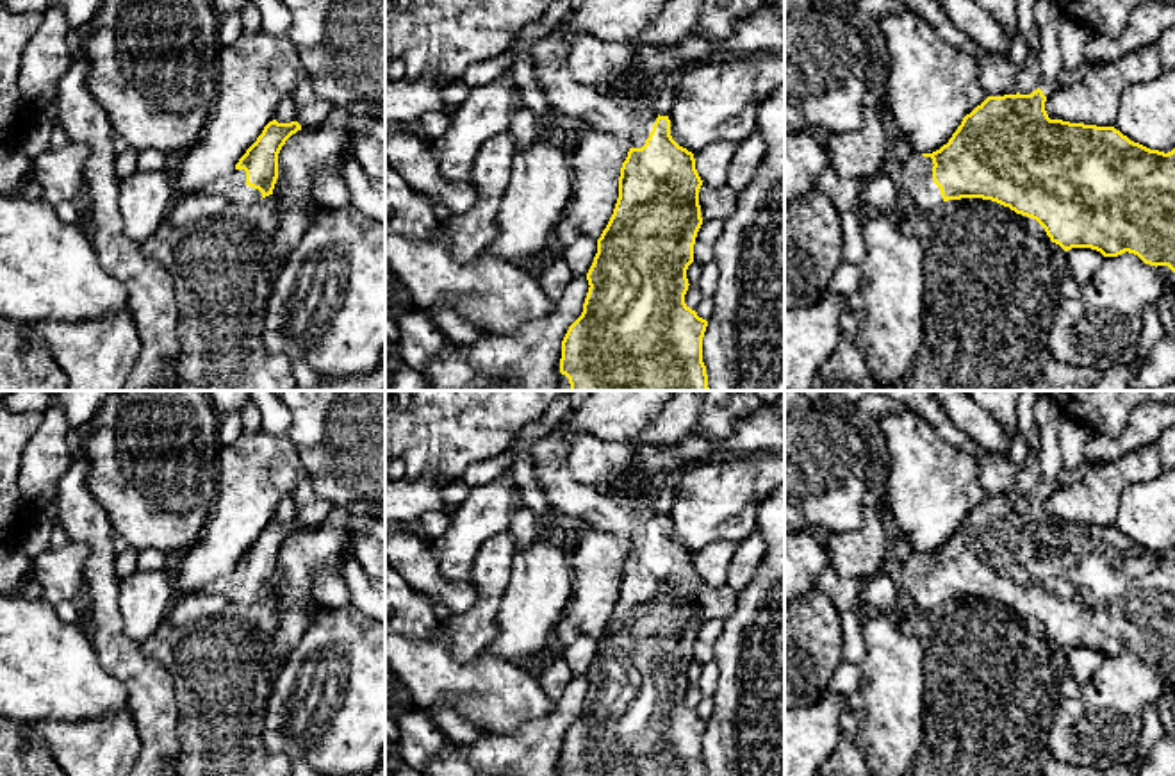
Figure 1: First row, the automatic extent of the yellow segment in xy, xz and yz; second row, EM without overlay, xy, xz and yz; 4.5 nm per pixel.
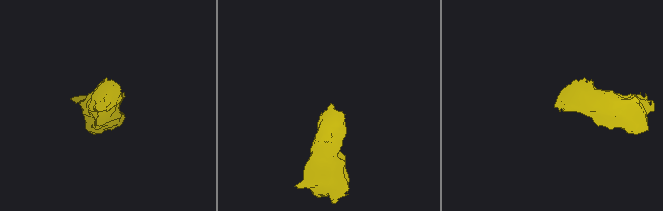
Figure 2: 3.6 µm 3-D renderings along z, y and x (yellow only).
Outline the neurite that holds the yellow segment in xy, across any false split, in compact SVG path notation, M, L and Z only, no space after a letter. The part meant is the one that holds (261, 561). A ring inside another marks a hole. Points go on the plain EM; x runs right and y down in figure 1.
M269 521L257 541L235 564L235 569L203 585L235 605L251 605L273 594L278 578L278 553L285 541L301 530L298 521Z

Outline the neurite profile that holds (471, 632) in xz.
M508 532L489 539L480 548L469 580L478 599L469 612L449 619L453 655L458 662L476 658L497 635L499 607L512 574L515 549Z

